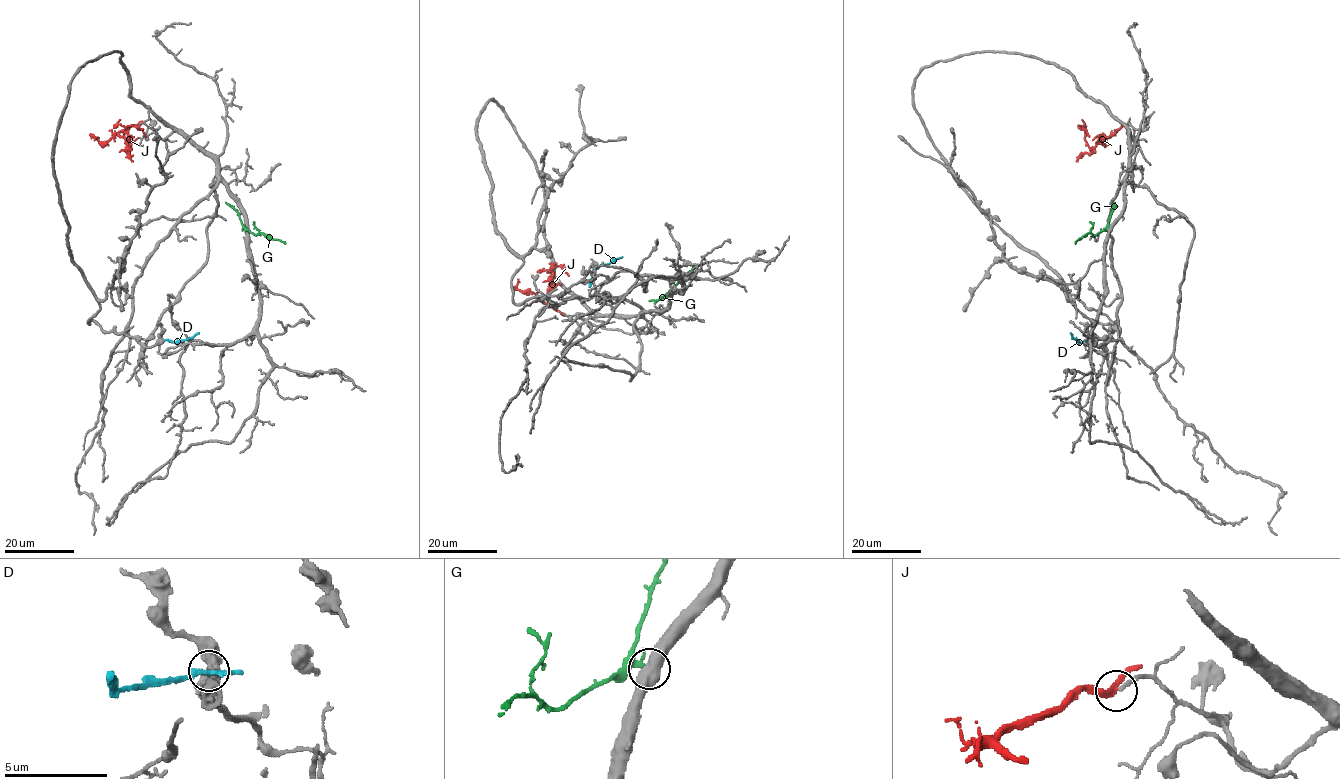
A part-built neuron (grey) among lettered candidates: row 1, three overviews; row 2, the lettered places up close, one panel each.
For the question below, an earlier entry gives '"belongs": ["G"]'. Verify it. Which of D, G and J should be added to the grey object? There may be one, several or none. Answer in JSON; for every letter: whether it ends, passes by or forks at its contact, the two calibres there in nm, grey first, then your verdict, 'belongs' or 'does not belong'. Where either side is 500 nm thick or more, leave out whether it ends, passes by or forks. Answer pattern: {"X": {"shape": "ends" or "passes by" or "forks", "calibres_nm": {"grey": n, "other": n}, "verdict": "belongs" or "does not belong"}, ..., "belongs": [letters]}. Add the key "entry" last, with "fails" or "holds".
{"D": {"calibres_nm": {"grey": 650, "other": 110}, "verdict": "does not belong"}, "G": {"calibres_nm": {"grey": 500, "other": 260}, "verdict": "does not belong"}, "J": {"shape": "passes by", "calibres_nm": {"grey": 160, "other": 240}, "verdict": "does not belong"}, "belongs": [], "entry": "fails"}

